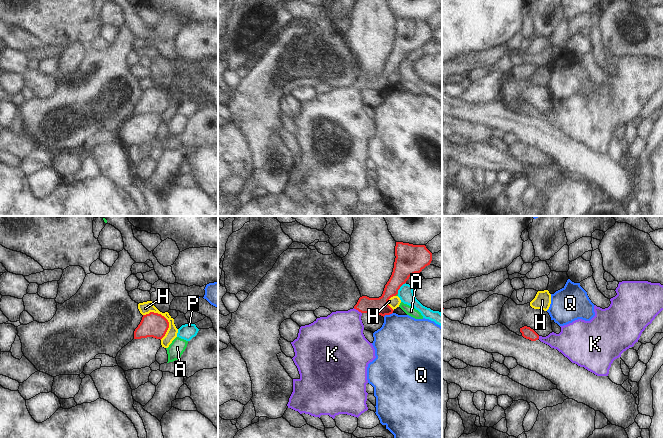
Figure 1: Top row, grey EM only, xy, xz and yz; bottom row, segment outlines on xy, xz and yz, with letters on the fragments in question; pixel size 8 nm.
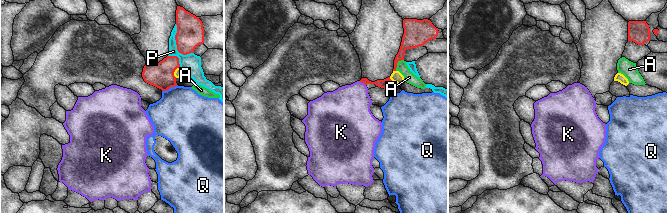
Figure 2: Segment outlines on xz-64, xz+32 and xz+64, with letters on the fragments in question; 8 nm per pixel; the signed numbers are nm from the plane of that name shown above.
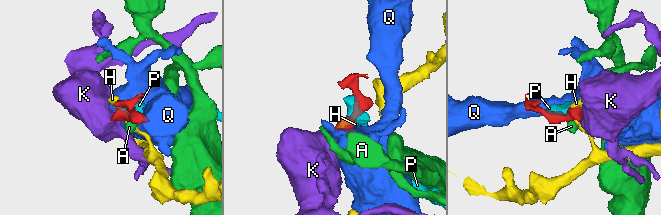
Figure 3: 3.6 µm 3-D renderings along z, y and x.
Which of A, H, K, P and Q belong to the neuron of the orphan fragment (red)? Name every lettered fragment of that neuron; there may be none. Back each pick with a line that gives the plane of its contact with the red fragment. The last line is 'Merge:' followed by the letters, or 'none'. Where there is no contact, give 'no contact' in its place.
K: contact in xz
Merge: K

